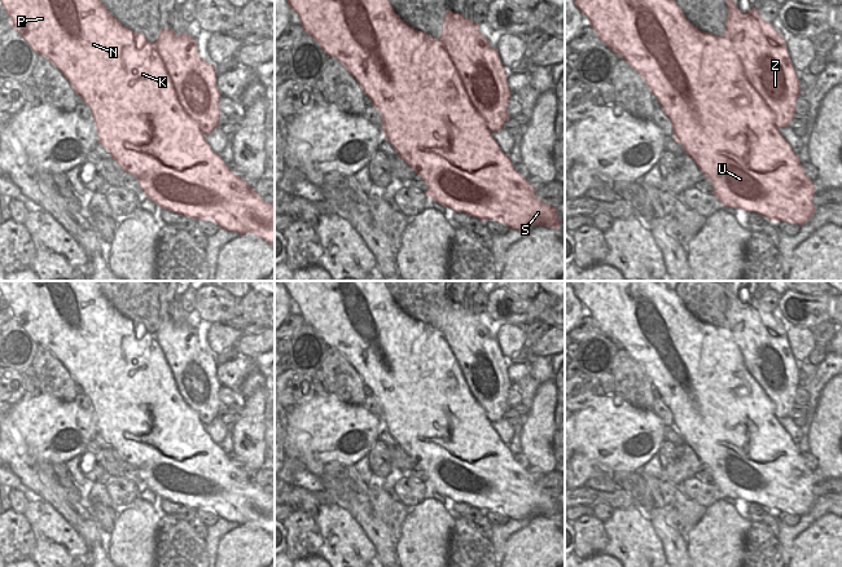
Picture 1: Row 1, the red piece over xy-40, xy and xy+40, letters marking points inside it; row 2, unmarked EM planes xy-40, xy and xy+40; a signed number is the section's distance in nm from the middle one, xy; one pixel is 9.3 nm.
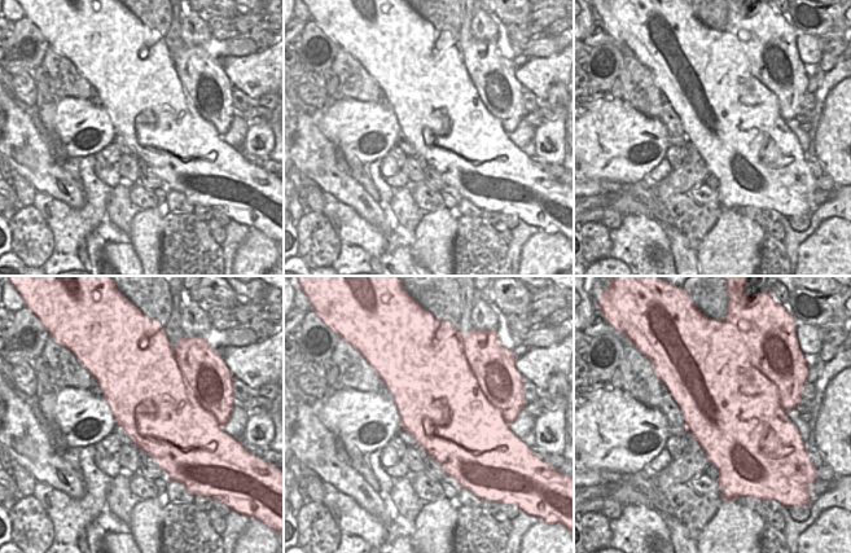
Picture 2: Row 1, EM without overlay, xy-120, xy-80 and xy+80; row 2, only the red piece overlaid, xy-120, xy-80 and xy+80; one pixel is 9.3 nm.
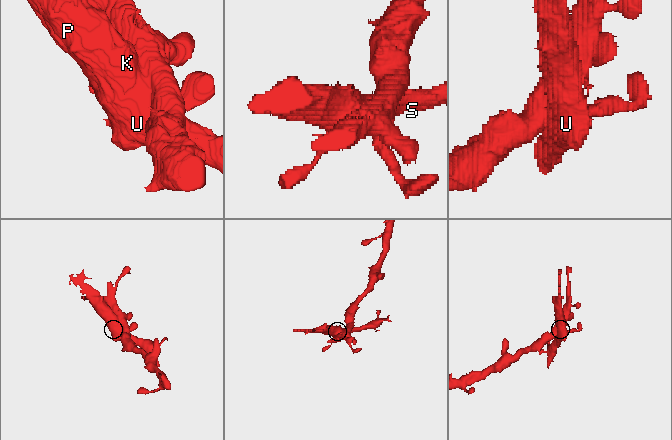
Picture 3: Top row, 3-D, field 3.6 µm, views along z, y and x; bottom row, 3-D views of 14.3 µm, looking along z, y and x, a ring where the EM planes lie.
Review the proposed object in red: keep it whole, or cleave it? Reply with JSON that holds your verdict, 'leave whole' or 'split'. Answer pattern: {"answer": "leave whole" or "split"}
{"answer": "split"}

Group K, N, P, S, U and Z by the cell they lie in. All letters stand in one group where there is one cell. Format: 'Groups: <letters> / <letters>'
Groups: K N P S U / Z

